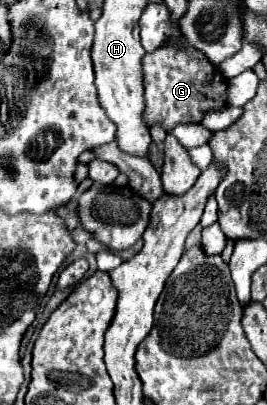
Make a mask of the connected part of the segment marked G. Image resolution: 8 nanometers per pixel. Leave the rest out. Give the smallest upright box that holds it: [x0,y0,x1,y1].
[142,42,226,132]

